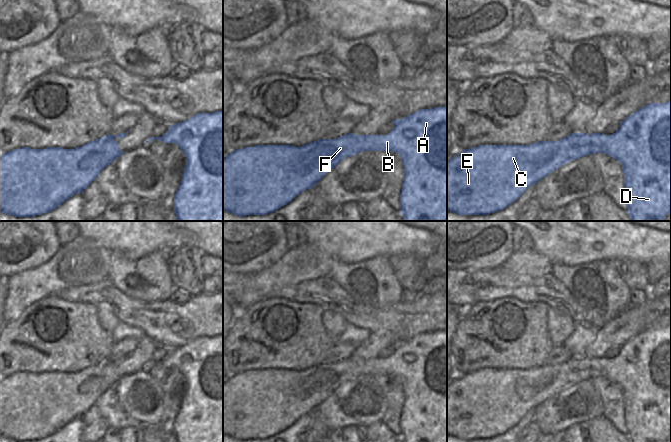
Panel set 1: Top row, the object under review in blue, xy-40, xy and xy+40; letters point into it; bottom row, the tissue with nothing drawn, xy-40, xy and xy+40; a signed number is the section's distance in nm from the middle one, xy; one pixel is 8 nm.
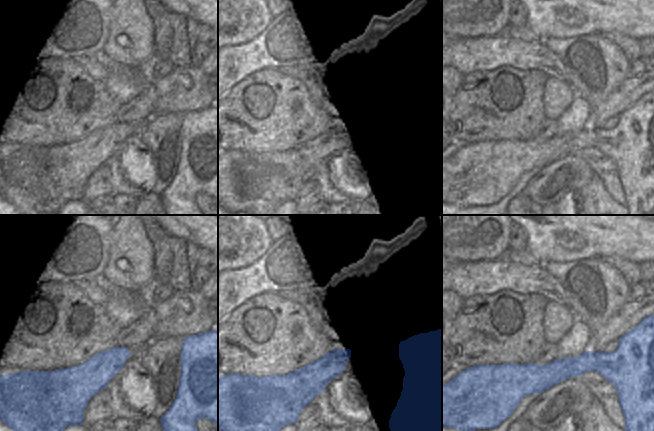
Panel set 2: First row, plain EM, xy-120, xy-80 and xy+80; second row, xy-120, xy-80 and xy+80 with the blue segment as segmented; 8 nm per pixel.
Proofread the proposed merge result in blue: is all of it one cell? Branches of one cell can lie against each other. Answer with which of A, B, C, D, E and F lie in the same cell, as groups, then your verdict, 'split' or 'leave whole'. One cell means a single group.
groups A B D / C E F; split

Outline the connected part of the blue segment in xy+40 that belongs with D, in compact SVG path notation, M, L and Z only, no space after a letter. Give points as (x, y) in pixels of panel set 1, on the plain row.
M671 325L667 327L651 327L645 329L620 347L620 352L611 359L605 359L604 357L598 360L602 366L601 377L605 377L622 388L622 394L624 396L624 420L626 422L626 428L628 434L626 435L630 442L666 442L671 435Z

